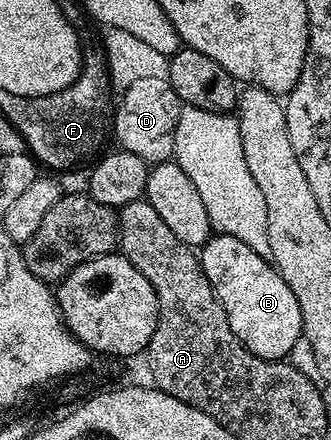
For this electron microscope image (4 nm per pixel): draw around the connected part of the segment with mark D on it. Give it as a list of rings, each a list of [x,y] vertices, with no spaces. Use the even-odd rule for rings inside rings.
[[[167,77],[159,78],[141,78],[133,82],[130,87],[123,90],[121,101],[117,102],[113,114],[113,138],[120,143],[119,148],[123,152],[138,155],[143,161],[150,165],[162,163],[171,160],[174,155],[174,135],[176,134],[177,121],[180,118],[182,102],[178,99],[177,93],[173,91],[172,85]]]

